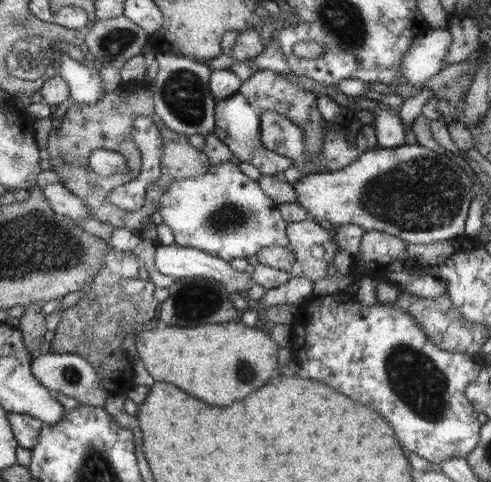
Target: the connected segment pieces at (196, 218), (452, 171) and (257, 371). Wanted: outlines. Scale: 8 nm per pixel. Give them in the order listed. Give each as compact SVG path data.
M231 161L211 165L210 170L195 177L173 180L160 197L157 211L163 223L173 230L178 246L198 249L225 261L254 256L269 246L289 246L286 234L288 222L282 218L279 204L266 196L260 185Z
M418 144L396 148L376 146L334 172L299 175L294 185L296 202L308 213L309 218L328 221L332 227L355 224L365 231L380 231L401 238L411 244L456 240L465 232L465 220L473 198L472 182L464 169L452 158Z
M241 320L227 323L209 322L191 328L169 326L162 321L156 329L140 329L135 338L137 358L141 360L146 370L158 382L168 382L178 386L180 390L186 390L194 398L200 398L206 404L212 406L228 406L234 400L242 400L250 394L250 390L258 390L264 386L274 370L280 370L278 365L278 344L272 339L268 331L250 328L242 323Z

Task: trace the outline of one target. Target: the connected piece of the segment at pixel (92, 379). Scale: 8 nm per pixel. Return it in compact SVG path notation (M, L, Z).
M48 353L34 357L31 360L30 372L34 378L38 379L48 391L56 394L66 394L74 398L80 405L90 405L104 408L108 392L100 386L98 374L94 366L90 365L82 356L78 354L58 354Z

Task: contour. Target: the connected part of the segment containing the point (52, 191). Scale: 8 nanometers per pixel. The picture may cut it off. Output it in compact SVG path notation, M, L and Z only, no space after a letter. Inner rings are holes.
M62 182L48 184L42 192L55 213L69 216L72 220L92 215L89 206Z

